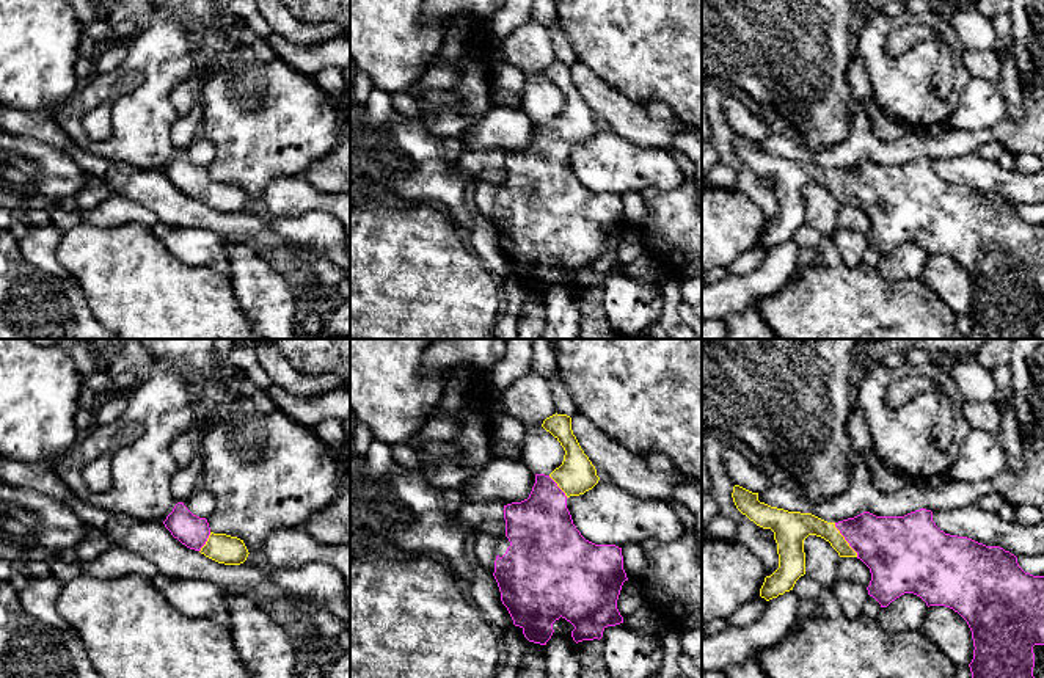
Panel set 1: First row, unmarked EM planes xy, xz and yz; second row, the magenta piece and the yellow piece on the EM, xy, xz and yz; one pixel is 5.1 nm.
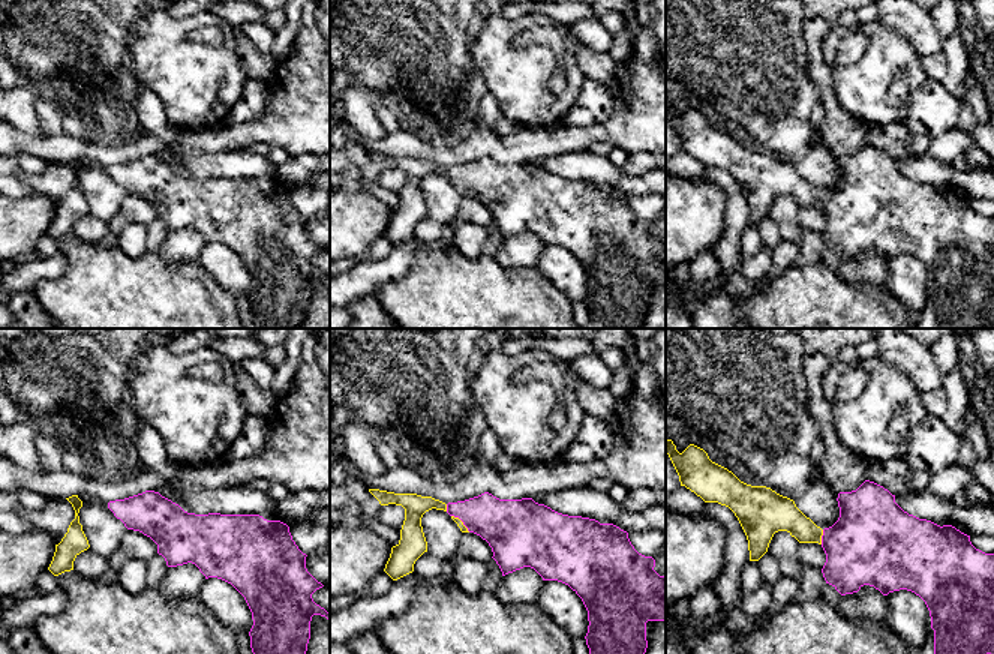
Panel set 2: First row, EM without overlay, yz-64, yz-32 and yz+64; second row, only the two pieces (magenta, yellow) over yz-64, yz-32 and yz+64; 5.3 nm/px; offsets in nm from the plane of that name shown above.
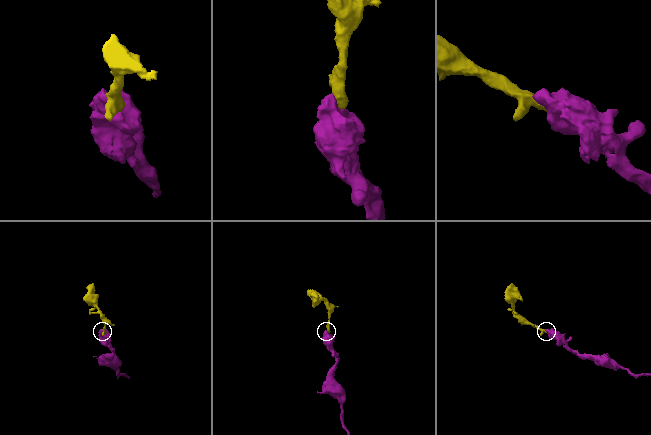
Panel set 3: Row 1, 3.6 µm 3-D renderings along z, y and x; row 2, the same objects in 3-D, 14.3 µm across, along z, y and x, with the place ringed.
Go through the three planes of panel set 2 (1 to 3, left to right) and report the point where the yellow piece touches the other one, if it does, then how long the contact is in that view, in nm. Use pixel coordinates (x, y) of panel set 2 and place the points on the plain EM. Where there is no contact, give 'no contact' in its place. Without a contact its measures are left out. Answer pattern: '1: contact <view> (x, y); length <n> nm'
1: no contact
2: contact yz-32 (447, 171); length 40 nm
3: contact yz+64 (822, 201); length 80 nm

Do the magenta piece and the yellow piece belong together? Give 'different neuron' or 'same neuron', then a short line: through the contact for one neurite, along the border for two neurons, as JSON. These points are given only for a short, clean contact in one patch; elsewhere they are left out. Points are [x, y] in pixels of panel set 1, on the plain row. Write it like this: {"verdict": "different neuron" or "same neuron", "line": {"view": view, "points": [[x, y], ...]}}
{"verdict": "same neuron", "line": {"view": "yz", "points": [[892, 195], [873, 187], [845, 187], [817, 174], [798, 174]]}}

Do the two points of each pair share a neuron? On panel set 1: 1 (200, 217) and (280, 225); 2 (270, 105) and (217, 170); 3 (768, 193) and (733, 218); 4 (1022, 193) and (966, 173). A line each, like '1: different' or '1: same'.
1: different
2: same
3: different
4: same

